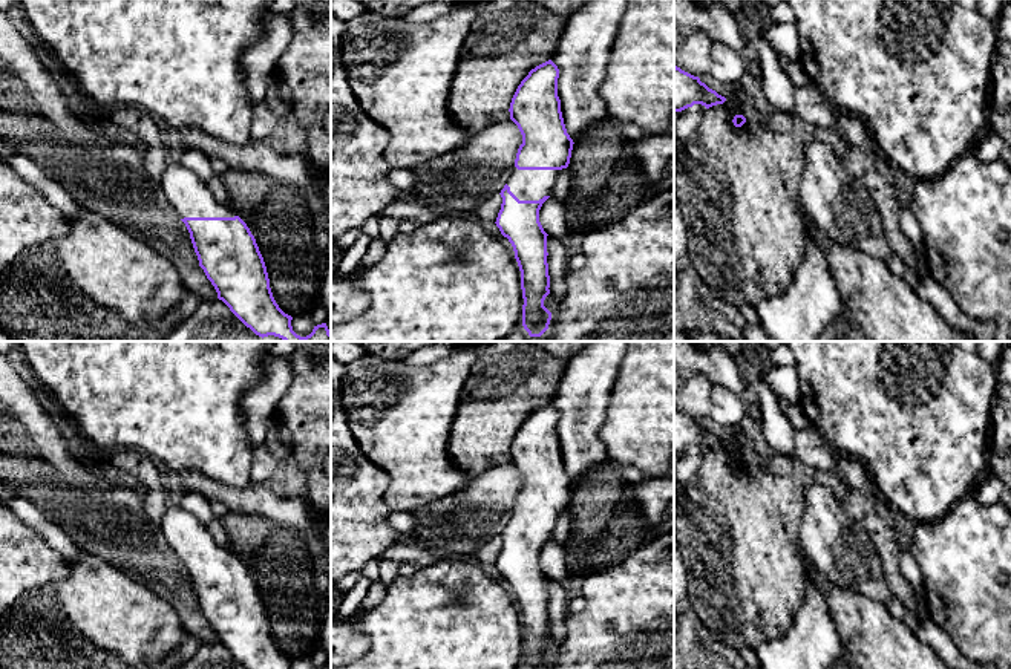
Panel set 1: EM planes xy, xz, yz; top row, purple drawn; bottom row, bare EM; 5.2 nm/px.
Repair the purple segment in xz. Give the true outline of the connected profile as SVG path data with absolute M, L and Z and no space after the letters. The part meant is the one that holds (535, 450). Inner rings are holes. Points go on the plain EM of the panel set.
M551 403L536 409L518 429L509 452L510 462L522 478L522 487L499 536L502 547L495 566L512 586L521 614L522 669L548 669L551 663L551 655L544 649L544 643L550 637L548 577L539 565L539 553L553 537L559 514L568 510L574 487L564 467L558 421L559 412Z

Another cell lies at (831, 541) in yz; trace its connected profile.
M821 484L806 488L800 548L807 568L820 571L830 583L885 605L890 602L869 531L844 511L842 498Z

